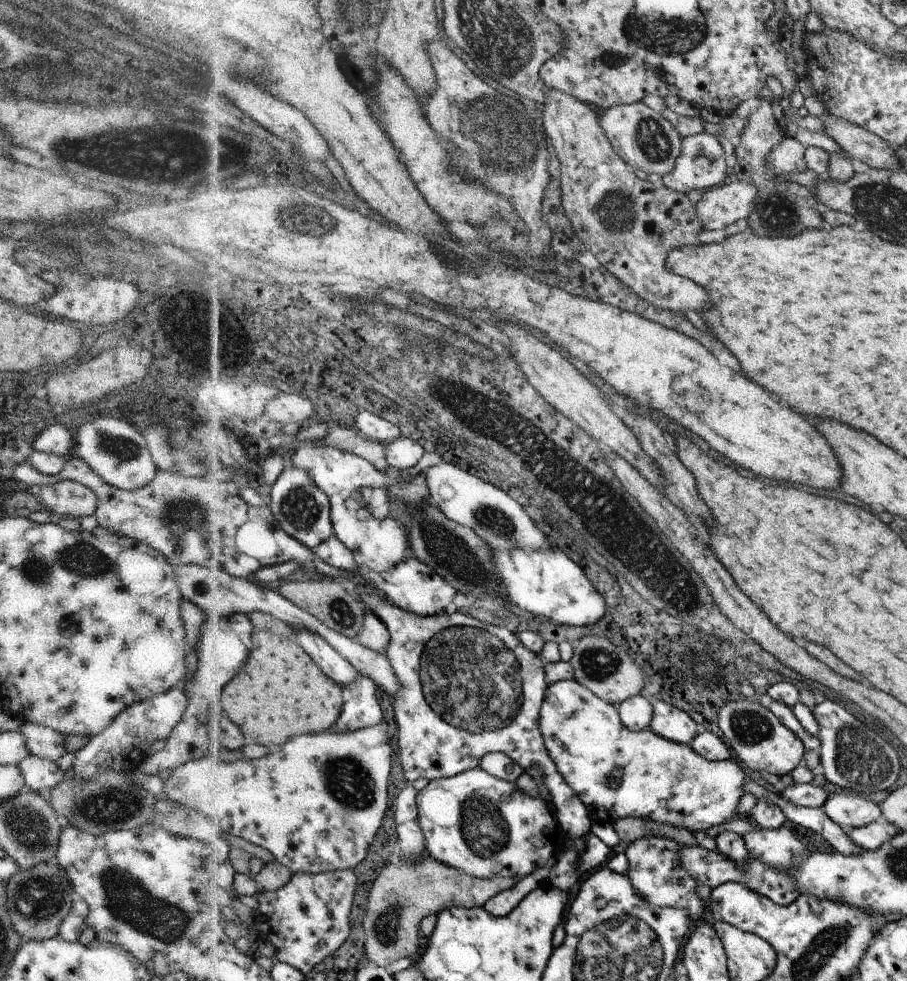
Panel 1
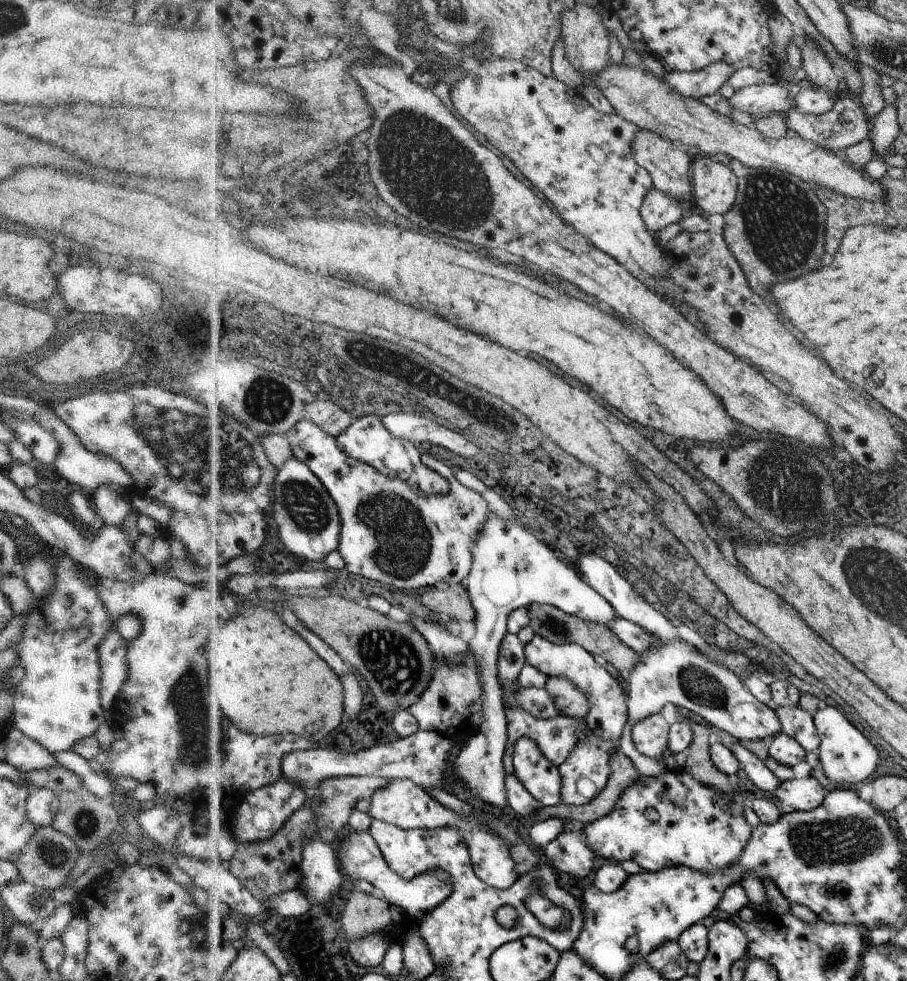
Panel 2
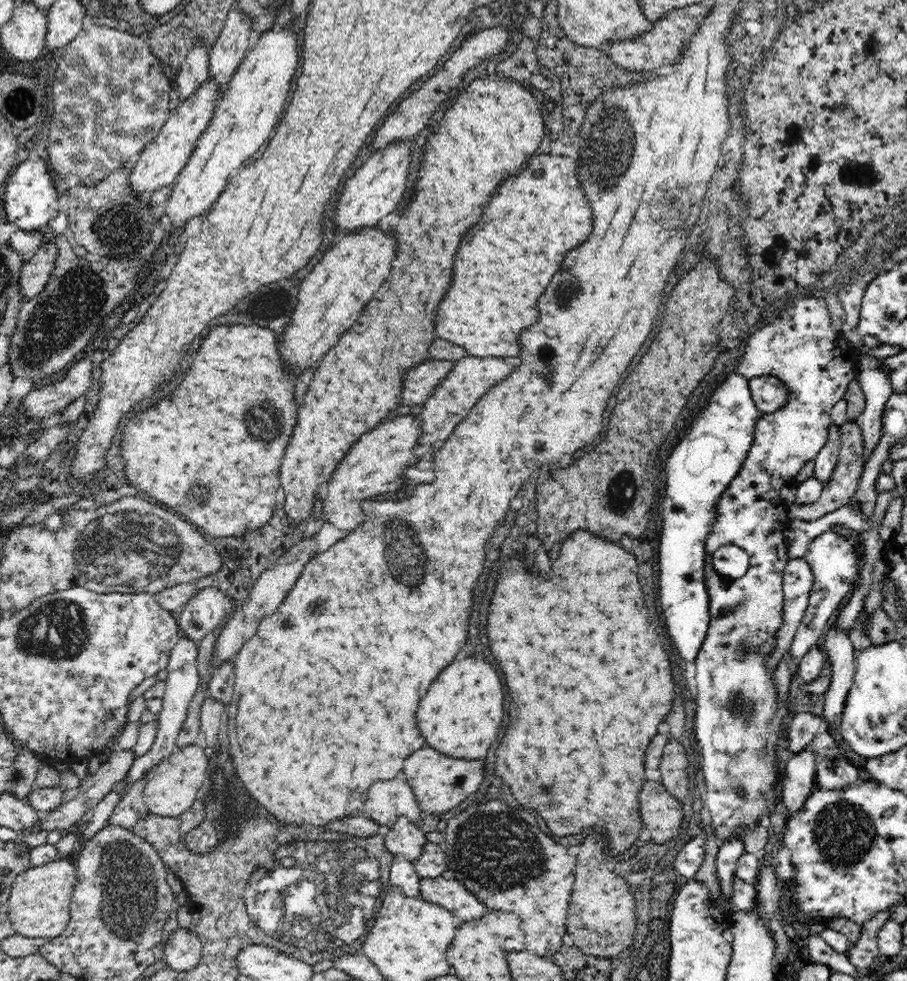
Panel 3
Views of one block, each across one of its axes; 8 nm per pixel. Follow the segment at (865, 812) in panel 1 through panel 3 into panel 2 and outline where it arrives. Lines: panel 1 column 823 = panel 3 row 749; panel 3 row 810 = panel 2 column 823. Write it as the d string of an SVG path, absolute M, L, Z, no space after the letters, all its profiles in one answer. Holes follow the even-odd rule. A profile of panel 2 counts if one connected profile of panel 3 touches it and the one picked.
M808 775L801 779L792 779L779 784L772 793L783 806L788 806L794 811L809 811L818 808L823 801L827 790L820 782Z

